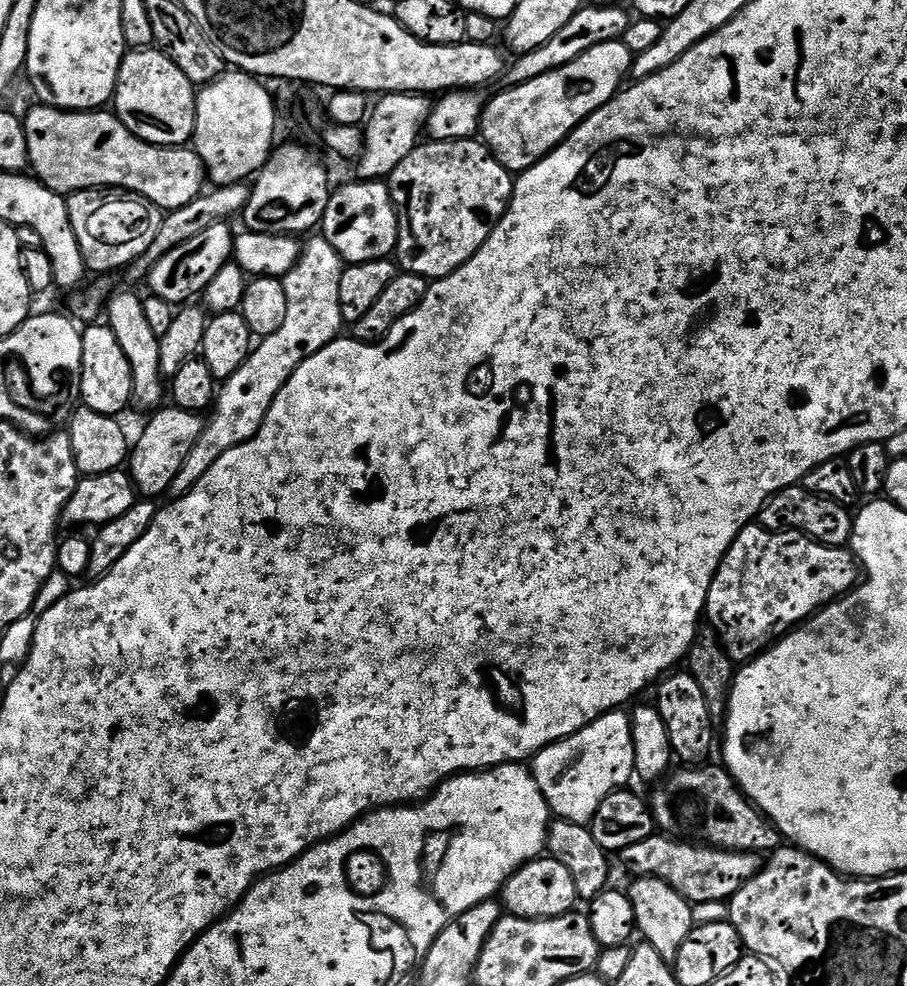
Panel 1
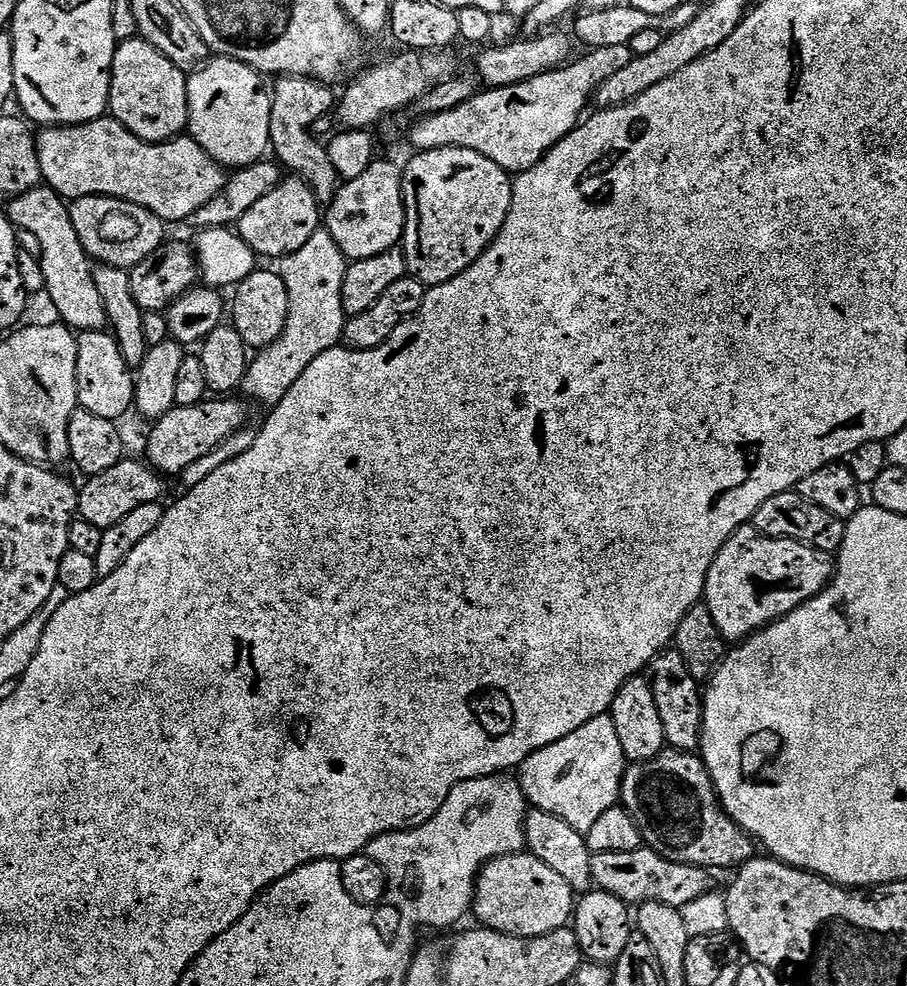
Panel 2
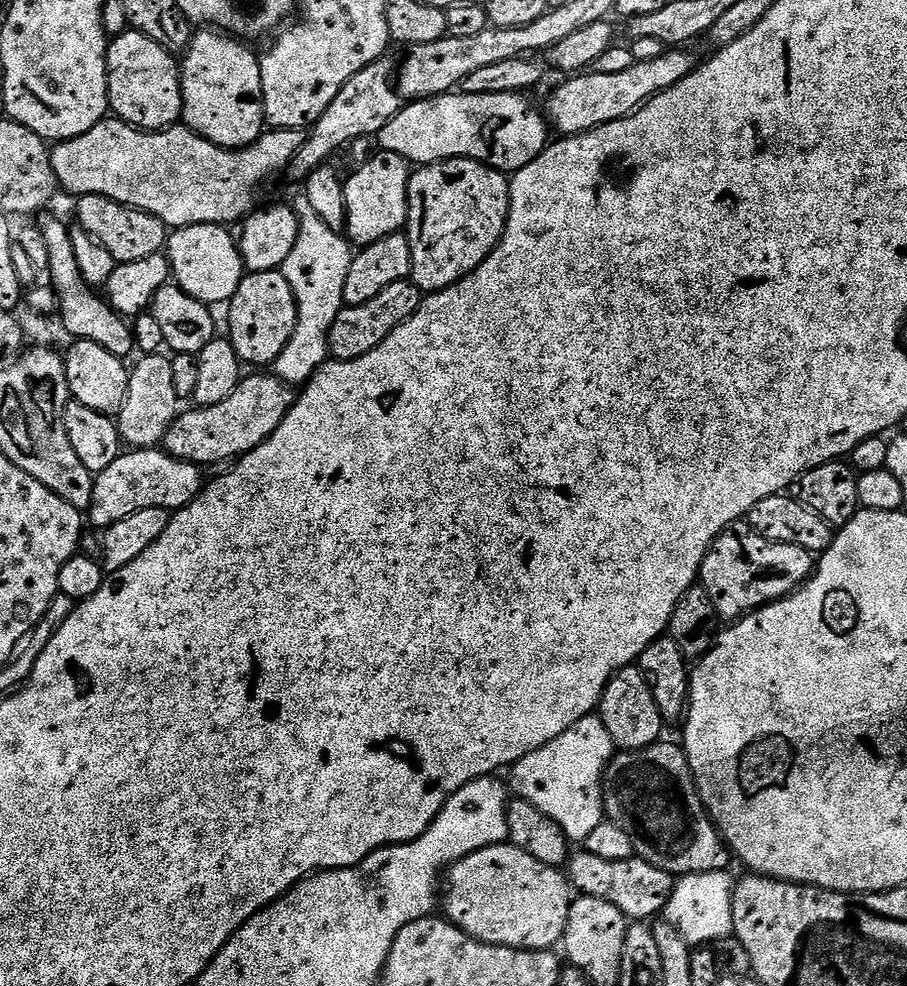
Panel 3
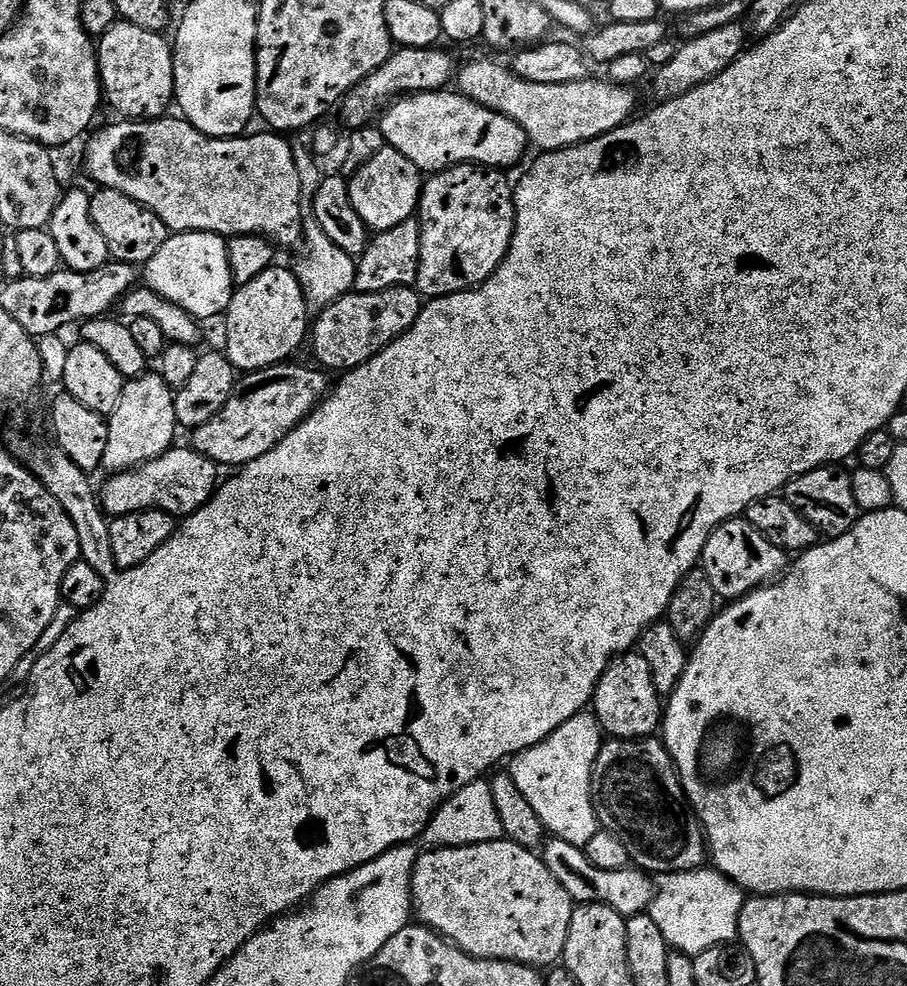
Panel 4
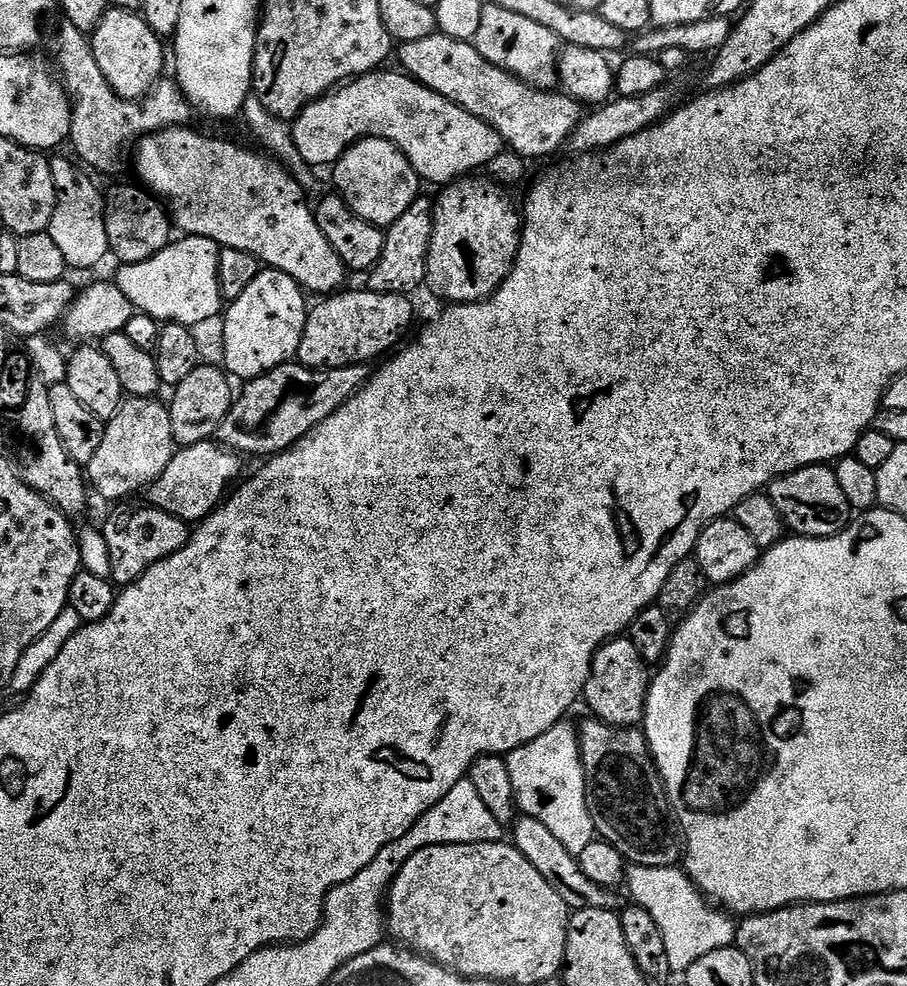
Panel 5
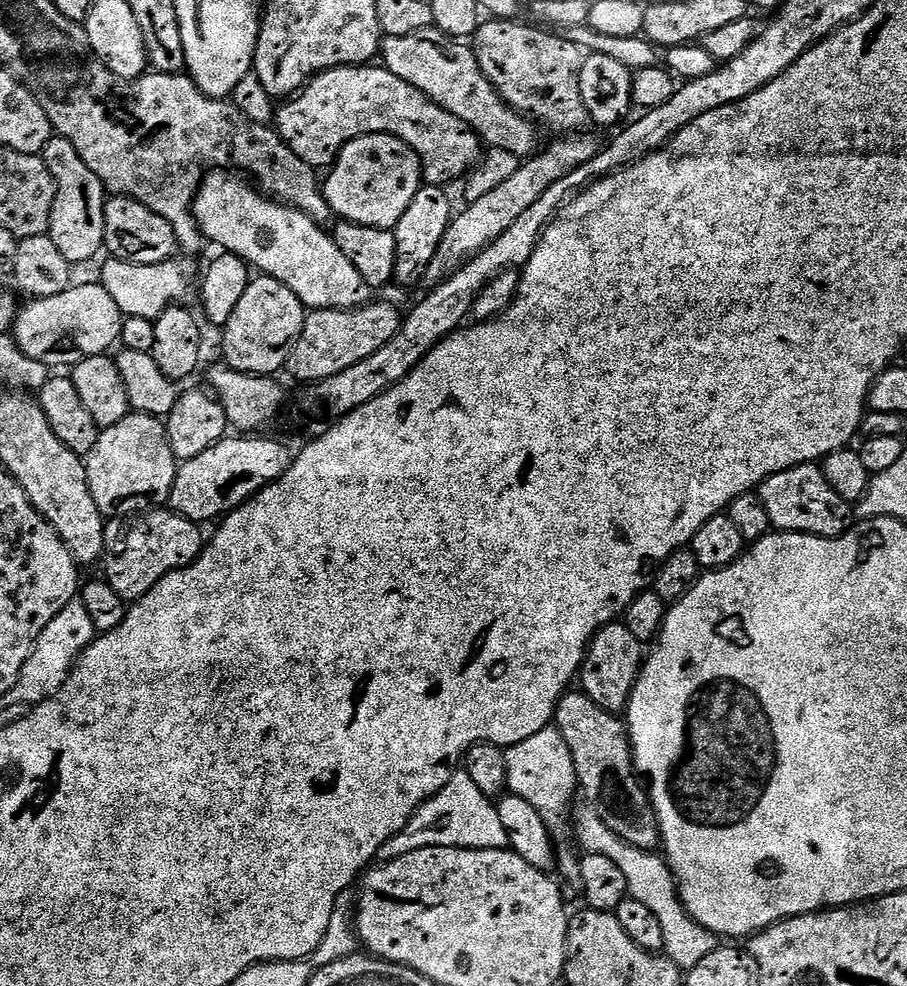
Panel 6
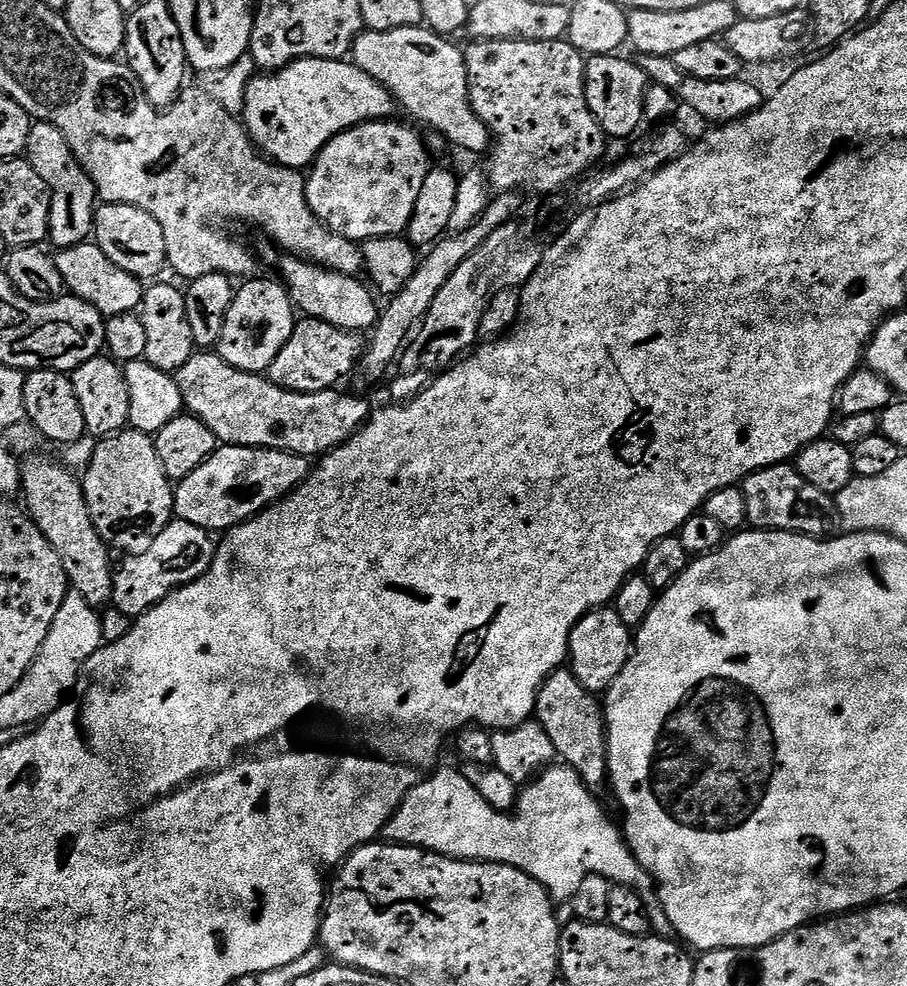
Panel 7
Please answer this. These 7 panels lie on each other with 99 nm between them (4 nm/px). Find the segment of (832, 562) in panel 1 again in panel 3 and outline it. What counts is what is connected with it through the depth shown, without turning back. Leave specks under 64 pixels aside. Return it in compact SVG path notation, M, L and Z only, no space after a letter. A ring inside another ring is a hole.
M737 522L708 549L698 580L710 594L721 621L735 622L758 608L791 596L808 583L813 571L813 553L802 550L802 546L779 544L762 538L762 534L755 532L747 522Z

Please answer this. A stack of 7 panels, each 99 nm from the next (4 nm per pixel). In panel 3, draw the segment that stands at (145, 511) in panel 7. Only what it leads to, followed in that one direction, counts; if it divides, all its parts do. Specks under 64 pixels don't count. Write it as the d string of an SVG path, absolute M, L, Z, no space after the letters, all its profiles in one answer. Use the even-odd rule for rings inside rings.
M148 354L131 365L126 402L120 407L120 439L129 449L155 448L163 441L182 408L182 397L174 390L174 366L164 354Z

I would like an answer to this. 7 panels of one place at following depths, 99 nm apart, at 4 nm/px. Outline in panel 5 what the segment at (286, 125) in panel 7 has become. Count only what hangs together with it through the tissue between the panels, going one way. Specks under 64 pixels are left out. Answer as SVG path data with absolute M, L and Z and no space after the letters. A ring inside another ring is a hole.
M377 70L358 76L347 84L341 84L339 88L314 101L310 106L306 106L306 110L302 110L299 116L291 121L294 152L316 168L322 167L323 164L332 166L350 145L358 140L364 140L367 136L373 136L398 146L398 150L406 154L406 158L414 166L416 175L425 185L447 186L469 174L479 173L476 172L479 168L487 169L505 151L504 139L486 122L462 110L462 106L442 98L442 94L434 90L425 88L403 71L384 71L388 70Z

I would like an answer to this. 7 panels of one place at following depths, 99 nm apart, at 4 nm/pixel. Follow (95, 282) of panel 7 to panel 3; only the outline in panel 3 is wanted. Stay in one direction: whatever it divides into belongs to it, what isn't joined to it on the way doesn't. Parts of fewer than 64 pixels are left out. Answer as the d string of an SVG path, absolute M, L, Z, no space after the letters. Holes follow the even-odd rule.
M195 224L175 229L166 240L166 255L175 283L186 290L194 298L206 305L213 305L222 300L230 301L237 292L238 286L244 280L246 269L241 260L239 243L235 235L227 227L219 224Z

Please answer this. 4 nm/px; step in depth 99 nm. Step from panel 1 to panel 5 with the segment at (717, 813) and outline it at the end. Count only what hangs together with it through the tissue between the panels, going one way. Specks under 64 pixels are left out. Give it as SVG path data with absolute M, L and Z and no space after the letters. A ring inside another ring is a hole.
M595 718L579 721L580 753L586 774L586 806L594 822L599 839L606 841L622 853L629 865L677 867L685 854L684 837L676 823L664 780L656 769L656 759L639 727L615 728Z

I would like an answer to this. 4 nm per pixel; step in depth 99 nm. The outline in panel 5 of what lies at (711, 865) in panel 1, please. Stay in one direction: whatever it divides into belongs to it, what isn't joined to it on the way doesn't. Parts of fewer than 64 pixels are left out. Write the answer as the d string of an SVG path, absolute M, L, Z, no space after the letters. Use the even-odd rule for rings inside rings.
M521 815L510 828L510 840L524 855L526 862L530 862L530 866L534 866L534 870L538 870L538 874L542 874L542 878L546 878L546 882L550 882L554 890L558 890L562 902L566 902L569 909L610 908L616 910L621 907L620 900L616 897L617 893L611 888L598 886L598 882L592 882L580 869L579 859L572 856L570 850L566 850L566 846L558 842L558 838L554 838L554 834L550 834L550 830L546 830L546 826L538 822L538 818Z

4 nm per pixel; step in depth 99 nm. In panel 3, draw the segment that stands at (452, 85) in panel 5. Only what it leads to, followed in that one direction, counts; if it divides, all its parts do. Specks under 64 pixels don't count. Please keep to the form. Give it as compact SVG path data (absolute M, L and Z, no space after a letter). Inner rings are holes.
M665 50L658 58L650 62L635 61L632 67L617 72L598 72L589 70L583 74L573 75L556 92L552 105L546 108L553 129L560 131L561 137L580 136L603 124L621 120L637 112L644 103L658 94L678 86L682 78L690 75L698 66L698 60L688 50Z

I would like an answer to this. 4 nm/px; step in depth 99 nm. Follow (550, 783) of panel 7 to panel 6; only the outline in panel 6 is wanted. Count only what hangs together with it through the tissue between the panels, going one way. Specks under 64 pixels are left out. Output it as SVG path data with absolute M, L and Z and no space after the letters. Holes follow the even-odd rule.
M464 770L453 771L450 782L440 792L435 792L427 802L418 809L408 820L408 826L404 831L398 833L394 838L390 838L380 848L379 859L387 862L396 856L410 854L419 848L506 848L508 839L506 829L498 819L496 804L482 794L474 782L470 780ZM587 806L575 809L574 840L575 836L577 842L584 847L585 853L602 854L602 858L610 858L610 862L616 863L618 870L626 874L629 897L644 903L658 917L658 922L662 925L663 955L682 970L687 970L698 966L698 962L702 962L706 954L714 954L714 950L718 947L717 936L692 920L692 916L680 901L676 879L672 877L672 871L668 868L668 862L663 855L630 846L622 838L618 838L618 834L614 834L614 830L610 830L610 826L602 822L602 818L598 818L598 810Z

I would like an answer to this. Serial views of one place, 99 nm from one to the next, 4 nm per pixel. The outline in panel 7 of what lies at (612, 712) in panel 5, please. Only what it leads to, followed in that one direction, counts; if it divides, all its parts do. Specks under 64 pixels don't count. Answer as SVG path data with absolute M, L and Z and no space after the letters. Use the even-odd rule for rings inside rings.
M615 607L593 608L578 621L570 634L568 643L570 671L580 679L588 692L607 693L608 687L622 674L626 662L631 658L633 643L633 629L628 628L626 622L622 622Z

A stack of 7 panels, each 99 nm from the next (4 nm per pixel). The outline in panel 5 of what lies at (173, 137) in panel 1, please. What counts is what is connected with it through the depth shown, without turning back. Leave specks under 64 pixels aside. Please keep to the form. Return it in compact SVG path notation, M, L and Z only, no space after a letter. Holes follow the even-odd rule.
M109 7L102 22L98 22L95 32L91 33L92 53L98 62L98 70L106 74L106 82L123 100L141 101L152 95L160 83L164 72L165 41L150 30L143 15L127 8Z

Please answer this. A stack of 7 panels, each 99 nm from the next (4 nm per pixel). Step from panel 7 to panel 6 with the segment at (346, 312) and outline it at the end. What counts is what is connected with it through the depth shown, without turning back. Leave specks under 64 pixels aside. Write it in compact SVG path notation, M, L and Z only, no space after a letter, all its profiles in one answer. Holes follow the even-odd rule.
M214 168L205 171L196 192L196 201L192 204L192 213L196 216L200 233L209 245L217 244L220 247L217 249L229 256L242 258L257 273L282 282L282 286L289 288L304 303L305 309L361 308L373 299L373 289L362 282L362 274L354 270L354 266L346 259L346 254L338 250L335 240L321 225L316 224L306 213L299 212L288 204L281 204L267 194L261 194L251 179L235 170Z

